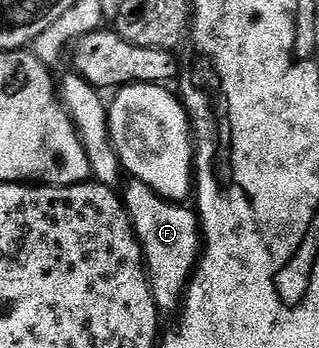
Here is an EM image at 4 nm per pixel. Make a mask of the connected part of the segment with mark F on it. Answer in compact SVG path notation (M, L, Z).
M132 180L129 185L128 189L123 189L122 201L132 228L136 231L136 237L140 240L144 269L148 271L154 302L161 313L175 313L202 255L199 219L191 207L180 202L164 200L141 180Z

